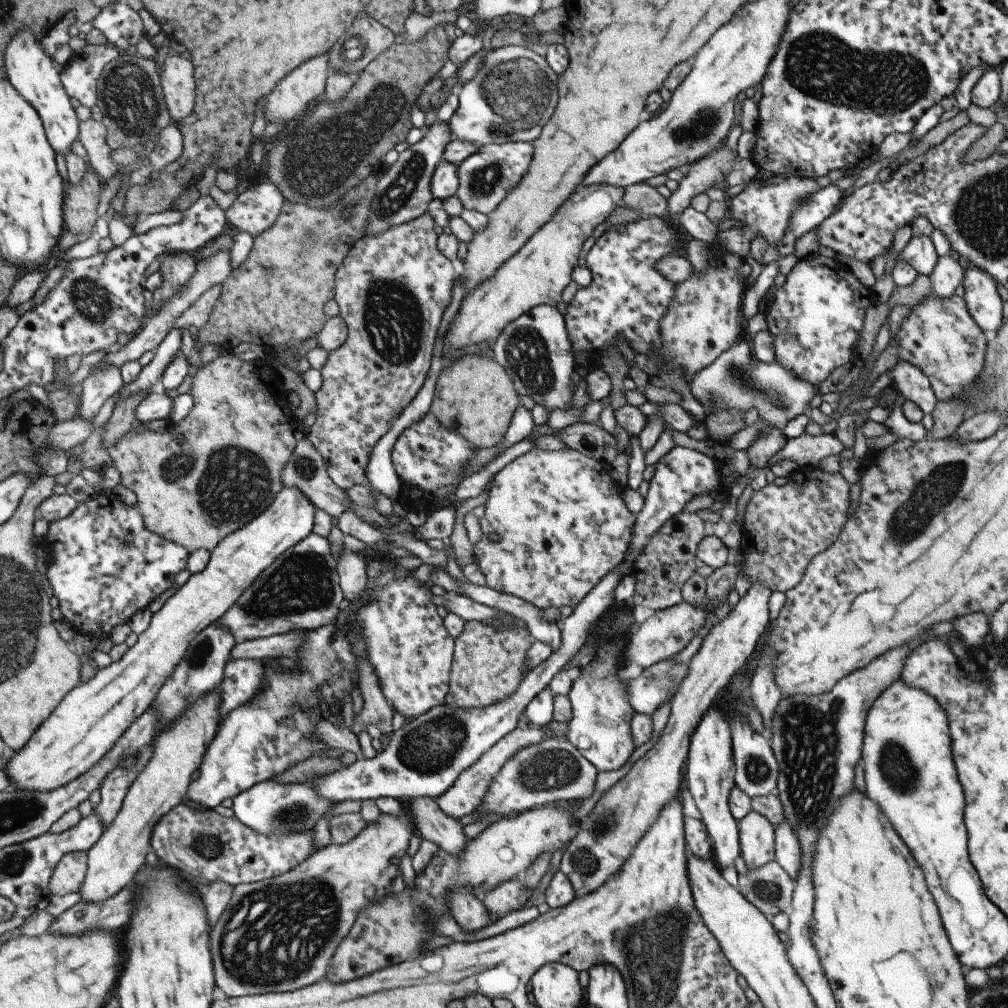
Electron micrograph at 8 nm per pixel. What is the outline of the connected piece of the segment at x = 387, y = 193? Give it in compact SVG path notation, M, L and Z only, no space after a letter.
M435 120L419 142L398 154L397 161L376 180L376 187L368 206L363 236L370 237L385 232L394 226L415 220L426 212L427 204L432 200L430 193L432 172L442 160L445 143L451 138L446 122L438 123Z

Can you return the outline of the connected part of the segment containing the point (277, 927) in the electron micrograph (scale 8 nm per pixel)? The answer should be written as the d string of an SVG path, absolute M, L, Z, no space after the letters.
M383 813L376 823L366 825L349 842L342 845L331 842L278 877L236 884L232 888L227 908L223 910L223 914L219 916L217 924L211 928L209 934L215 985L221 988L227 997L242 997L286 993L315 984L317 980L325 978L327 960L331 958L339 940L351 928L357 912L367 904L371 904L371 898L377 900L385 896L391 880L399 876L399 862L406 853L413 829L409 813L407 815L403 813L399 819Z

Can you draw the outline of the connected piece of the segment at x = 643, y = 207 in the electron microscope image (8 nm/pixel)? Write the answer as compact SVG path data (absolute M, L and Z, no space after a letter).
M637 183L624 188L620 204L626 209L640 214L641 217L655 215L667 218L668 202L655 187Z

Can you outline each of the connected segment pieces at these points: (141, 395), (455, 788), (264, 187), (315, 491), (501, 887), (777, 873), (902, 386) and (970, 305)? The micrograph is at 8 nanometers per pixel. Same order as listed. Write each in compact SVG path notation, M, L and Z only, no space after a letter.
M137 391L126 399L117 401L112 414L104 424L103 444L109 448L122 434L132 428L135 422L136 406L149 394L147 391Z
M531 726L529 728L517 728L513 729L509 734L506 734L503 738L500 738L493 746L490 746L485 752L481 753L481 756L468 766L463 772L460 772L459 776L453 781L453 784L445 792L442 792L439 796L434 798L437 806L441 809L441 812L452 819L459 819L462 816L467 816L474 811L474 808L480 803L481 797L484 796L485 791L492 782L493 776L504 765L505 761L508 761L514 752L520 750L527 745L532 745L548 739L541 727Z
M265 180L239 193L223 216L239 232L255 238L274 223L283 203L277 188Z
M304 436L300 441L295 443L291 456L283 465L280 474L280 483L283 487L296 488L309 500L315 509L322 510L330 517L336 518L344 511L347 504L346 491L341 490L330 478L325 470L325 464L321 455L316 448Z
M517 878L495 885L481 898L486 911L498 919L521 906L531 896L529 889L524 889Z
M774 860L738 874L737 883L745 900L769 920L779 912L788 912L791 908L794 884Z
M897 361L887 374L896 390L905 399L916 404L922 414L932 413L938 400L931 390L927 377L919 369L905 361Z
M969 262L963 263L961 284L963 300L975 324L983 330L997 330L1001 325L1001 298L989 274Z

